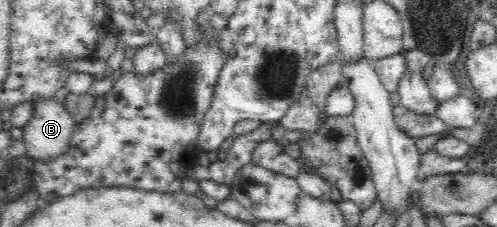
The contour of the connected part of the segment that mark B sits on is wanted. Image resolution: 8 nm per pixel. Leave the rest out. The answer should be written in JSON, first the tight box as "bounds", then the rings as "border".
{"bounds":[23,97,75,162],"border":[[[54,97],[36,98],[32,105],[32,119],[23,126],[26,155],[35,162],[48,162],[68,152],[75,122]]]}

